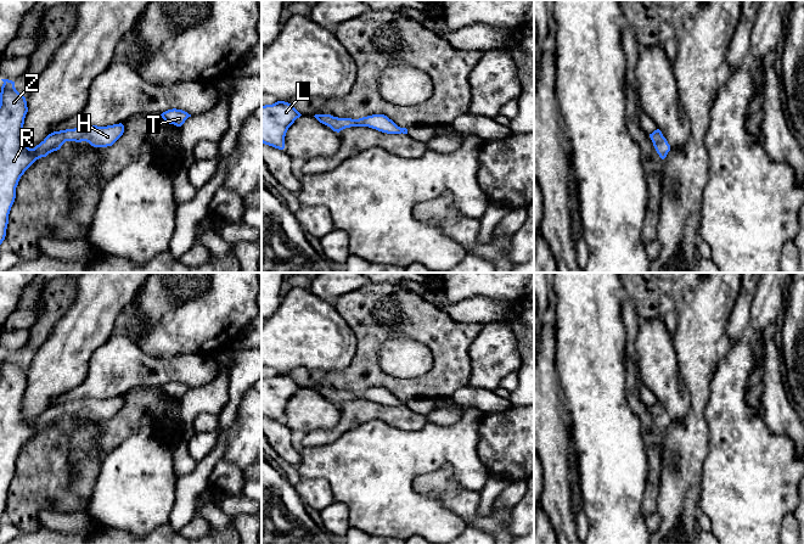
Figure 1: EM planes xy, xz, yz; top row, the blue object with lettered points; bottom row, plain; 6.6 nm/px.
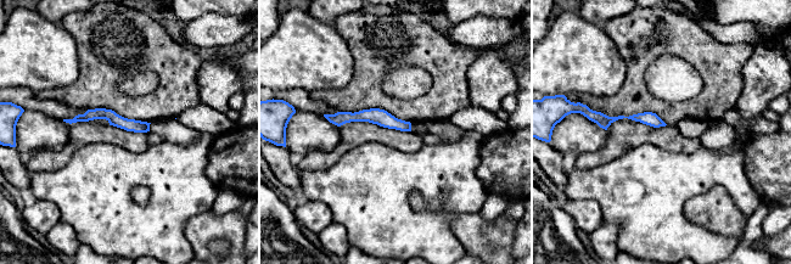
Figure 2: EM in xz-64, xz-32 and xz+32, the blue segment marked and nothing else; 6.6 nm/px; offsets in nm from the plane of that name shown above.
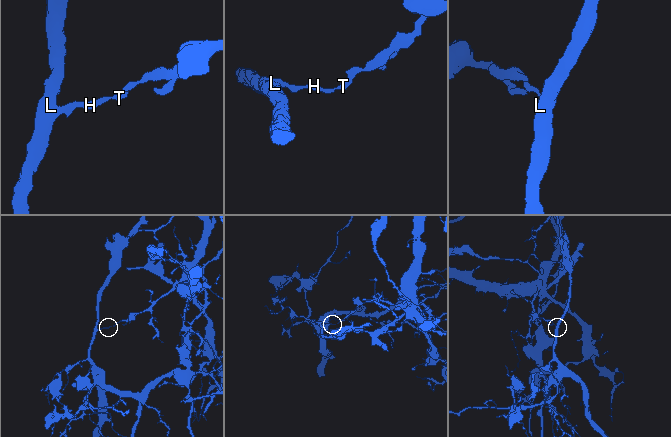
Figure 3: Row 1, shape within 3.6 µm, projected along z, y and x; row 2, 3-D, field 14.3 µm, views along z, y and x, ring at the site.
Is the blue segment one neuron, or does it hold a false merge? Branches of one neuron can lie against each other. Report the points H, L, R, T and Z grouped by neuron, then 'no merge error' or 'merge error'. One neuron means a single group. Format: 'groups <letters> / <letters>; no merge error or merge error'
groups H T / L R Z; merge error

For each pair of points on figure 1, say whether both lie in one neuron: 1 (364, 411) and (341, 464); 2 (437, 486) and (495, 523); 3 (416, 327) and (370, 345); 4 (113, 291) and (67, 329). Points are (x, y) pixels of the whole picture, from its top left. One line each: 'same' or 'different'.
1: different
2: same
3: same
4: same

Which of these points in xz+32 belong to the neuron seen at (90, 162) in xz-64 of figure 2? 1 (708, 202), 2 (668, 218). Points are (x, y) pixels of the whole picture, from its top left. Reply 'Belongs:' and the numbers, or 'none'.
Belongs: 2

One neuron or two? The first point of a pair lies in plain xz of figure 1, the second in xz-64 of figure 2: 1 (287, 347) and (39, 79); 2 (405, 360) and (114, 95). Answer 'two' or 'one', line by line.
1: one
2: two

